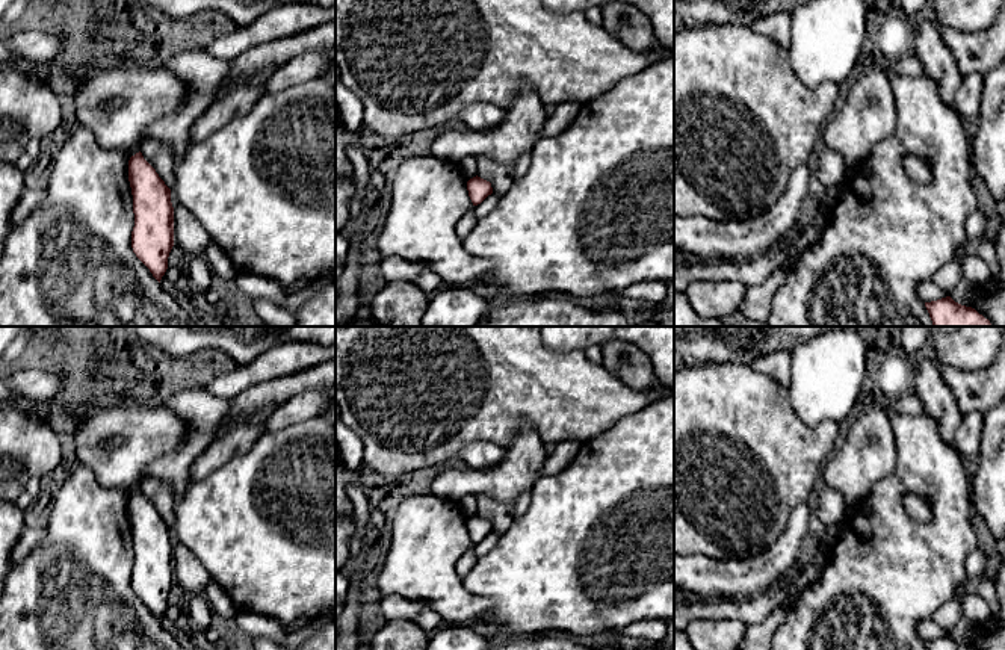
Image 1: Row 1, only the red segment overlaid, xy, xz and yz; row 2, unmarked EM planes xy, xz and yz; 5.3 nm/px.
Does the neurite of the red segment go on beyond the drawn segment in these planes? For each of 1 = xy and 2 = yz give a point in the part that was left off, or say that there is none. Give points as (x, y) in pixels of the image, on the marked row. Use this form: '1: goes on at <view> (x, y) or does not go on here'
1: does not go on here
2: does not go on here

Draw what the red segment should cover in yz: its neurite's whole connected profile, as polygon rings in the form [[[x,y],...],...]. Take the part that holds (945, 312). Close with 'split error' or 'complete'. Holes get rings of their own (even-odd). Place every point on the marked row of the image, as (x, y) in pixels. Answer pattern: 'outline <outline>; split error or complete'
outline [[[951,296],[925,302],[934,327],[993,327],[975,308],[955,302]]]; complete

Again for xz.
outline [[[478,175],[467,181],[467,190],[473,206],[481,204],[488,195],[493,193],[491,183]]]; complete

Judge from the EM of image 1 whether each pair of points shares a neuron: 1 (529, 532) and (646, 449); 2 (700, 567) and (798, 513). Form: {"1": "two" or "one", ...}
{"1": "one", "2": "one"}

